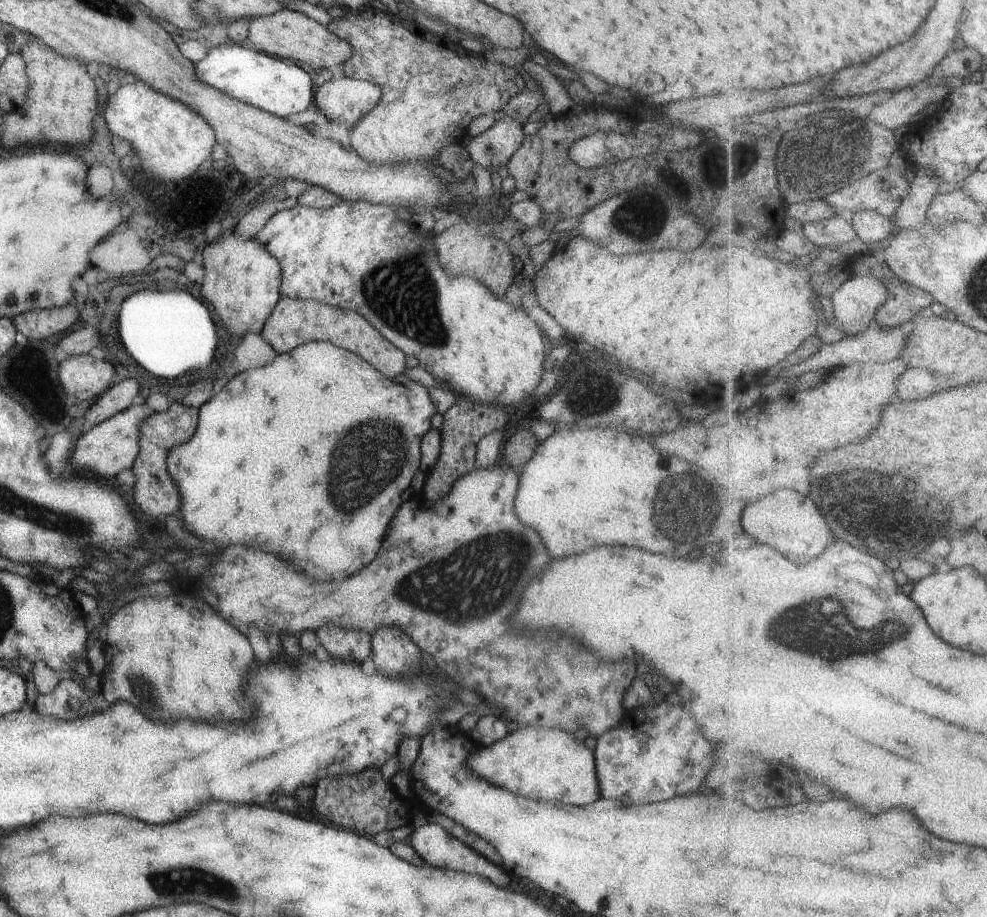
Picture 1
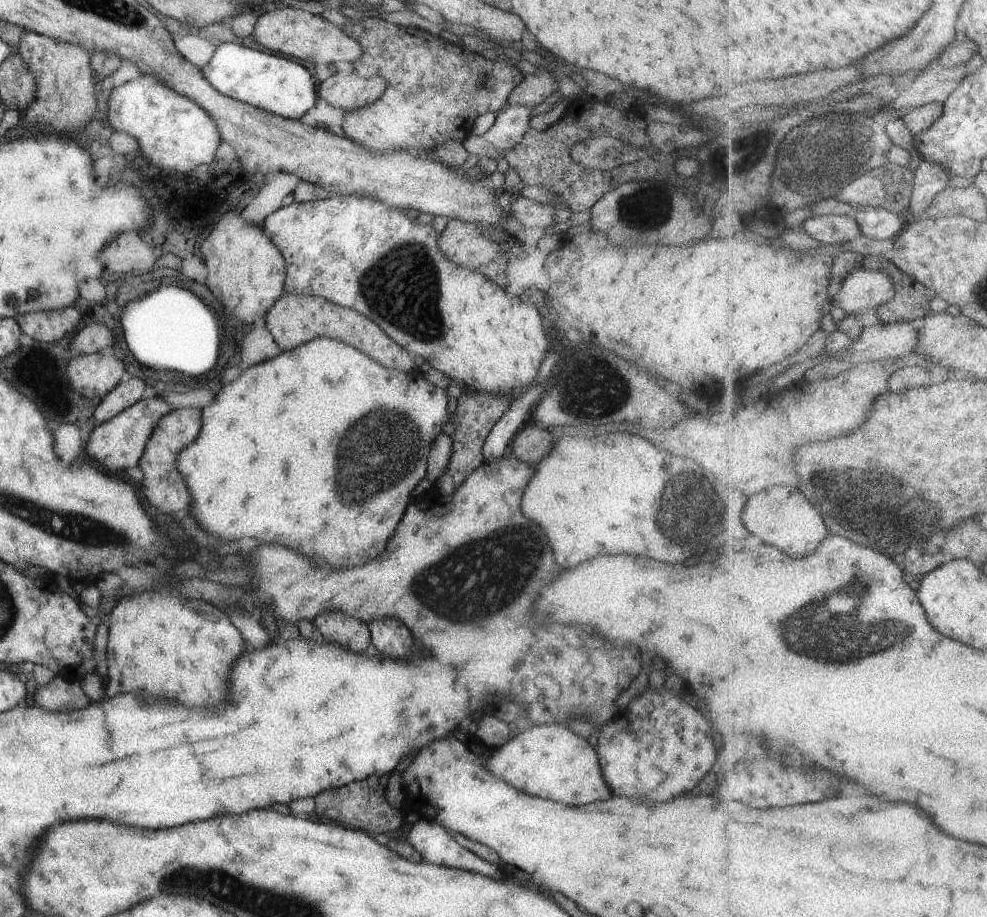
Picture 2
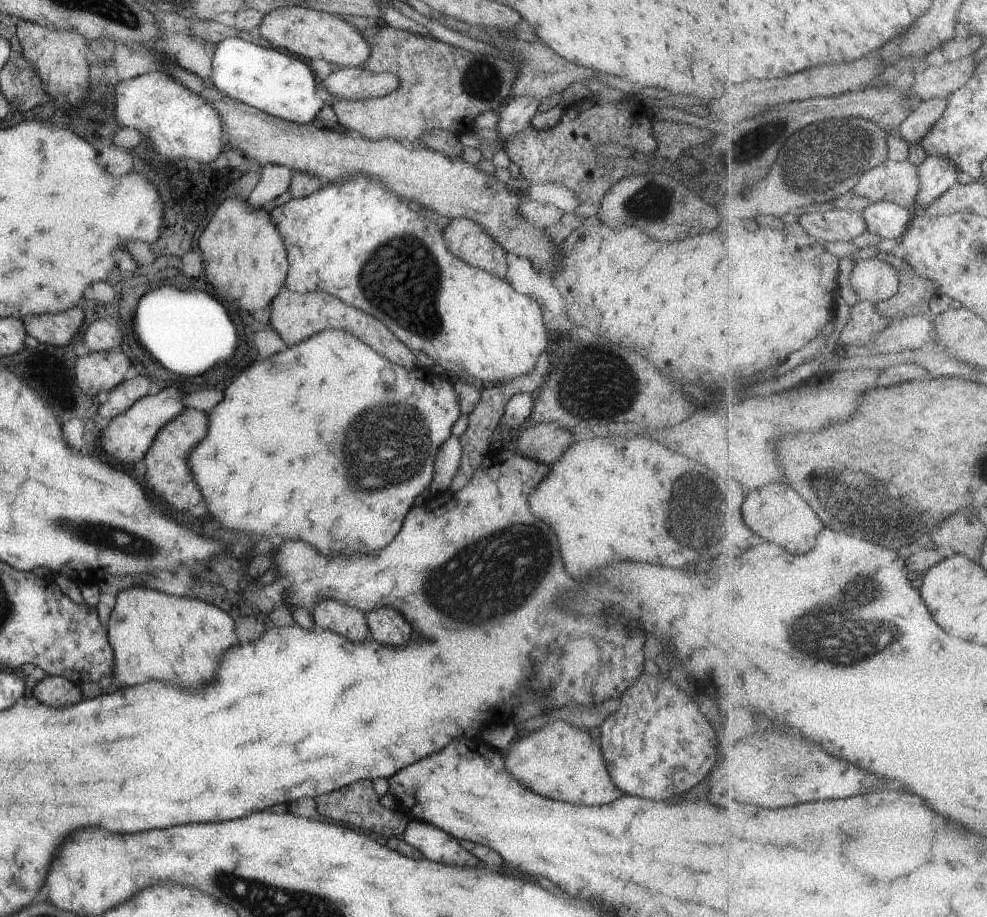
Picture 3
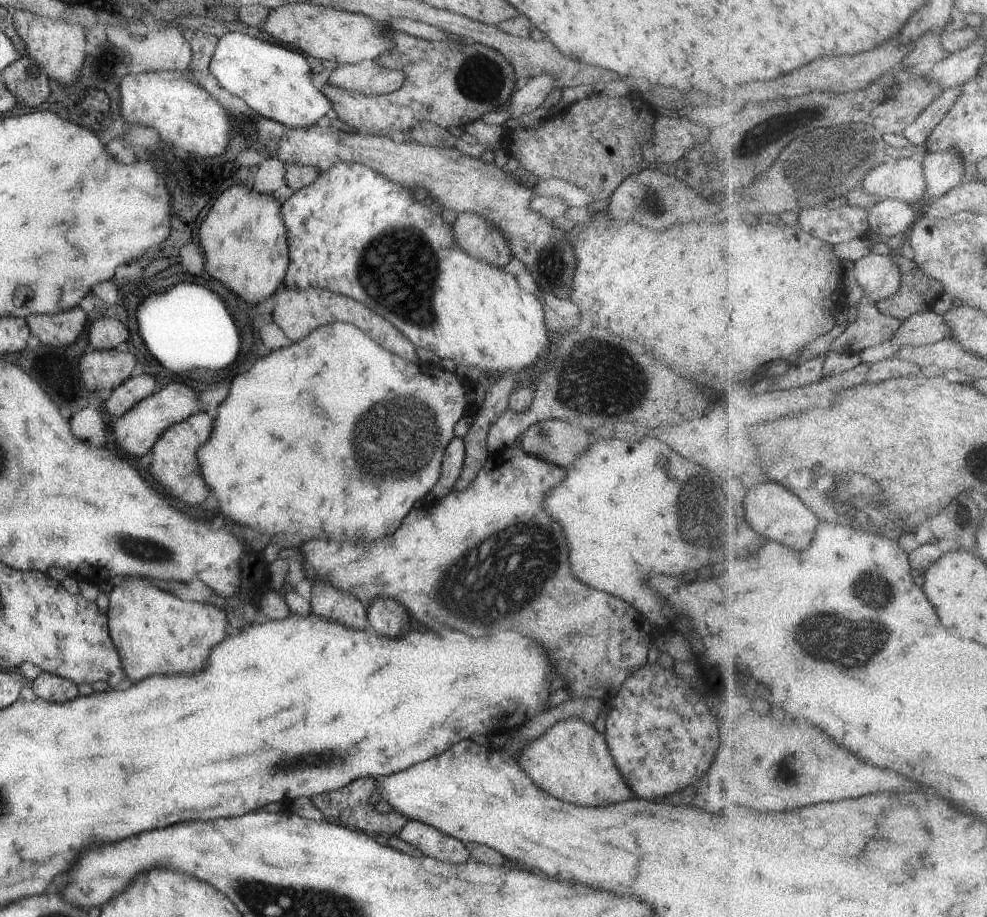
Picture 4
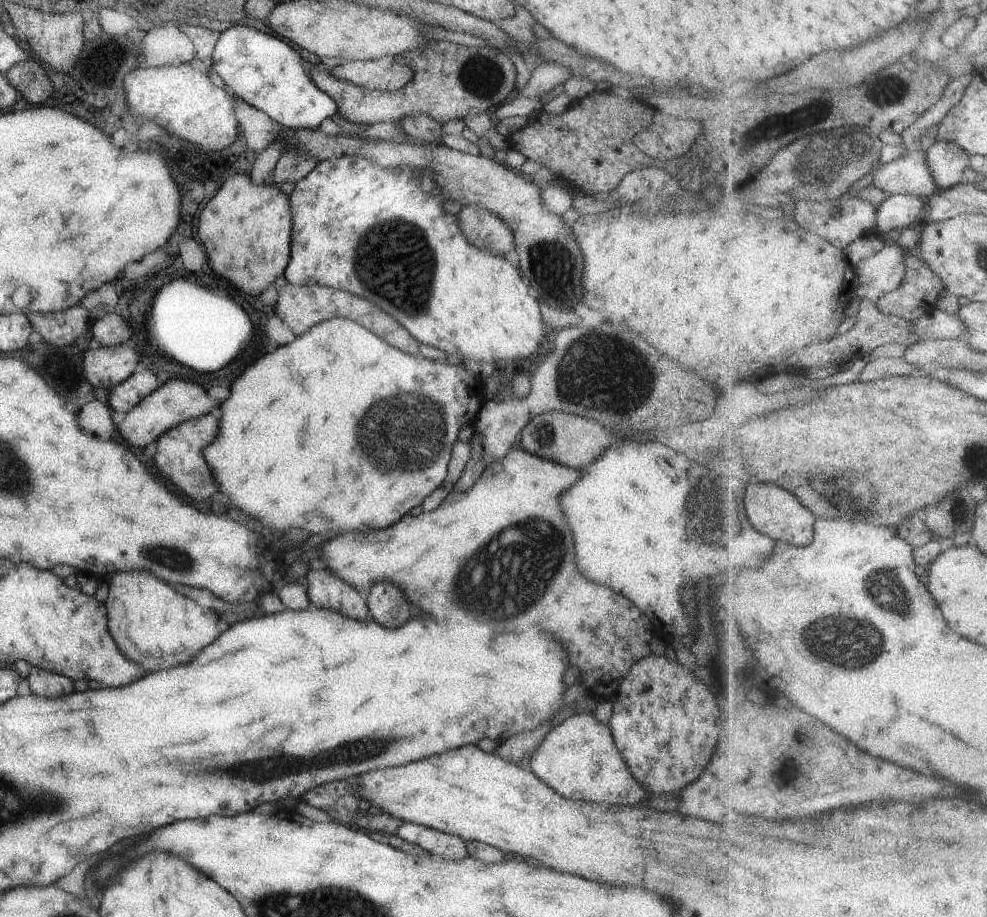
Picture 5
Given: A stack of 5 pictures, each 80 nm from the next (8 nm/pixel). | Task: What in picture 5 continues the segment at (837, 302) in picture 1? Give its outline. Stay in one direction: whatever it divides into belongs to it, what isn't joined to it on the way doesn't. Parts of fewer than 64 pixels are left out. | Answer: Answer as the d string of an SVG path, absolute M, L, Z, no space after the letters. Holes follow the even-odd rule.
M890 243L875 256L863 259L854 266L859 299L871 299L877 303L887 293L897 290L906 273L905 256L907 250Z

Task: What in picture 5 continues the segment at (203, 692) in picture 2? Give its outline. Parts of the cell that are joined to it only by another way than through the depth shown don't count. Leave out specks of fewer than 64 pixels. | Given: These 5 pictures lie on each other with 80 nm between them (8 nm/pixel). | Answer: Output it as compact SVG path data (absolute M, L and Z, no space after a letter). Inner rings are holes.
M119 571L112 574L106 582L109 592L105 606L111 638L121 654L127 660L139 664L145 672L167 670L177 664L188 663L221 634L216 627L217 614L213 610L197 606L150 572Z

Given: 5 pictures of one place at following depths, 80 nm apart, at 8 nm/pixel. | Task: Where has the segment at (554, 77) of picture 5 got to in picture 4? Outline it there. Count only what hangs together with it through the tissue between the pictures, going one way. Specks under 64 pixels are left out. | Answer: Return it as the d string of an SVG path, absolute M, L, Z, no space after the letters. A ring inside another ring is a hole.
M549 73L534 76L523 87L514 88L510 99L511 109L508 110L509 118L517 118L535 110L552 89L552 76Z

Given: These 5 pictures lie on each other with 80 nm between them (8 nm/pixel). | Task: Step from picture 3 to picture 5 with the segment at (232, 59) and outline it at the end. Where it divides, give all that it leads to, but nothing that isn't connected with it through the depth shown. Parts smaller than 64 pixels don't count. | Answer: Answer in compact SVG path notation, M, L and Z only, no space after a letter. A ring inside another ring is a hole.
M243 25L220 32L210 54L215 74L235 98L242 98L285 129L316 129L323 118L337 116L337 107L332 98L305 76L301 60L297 50L283 39Z

